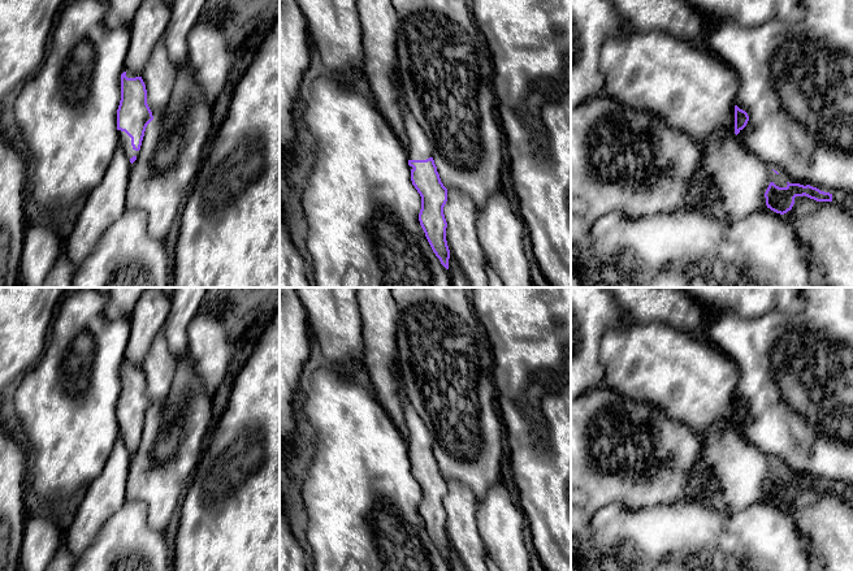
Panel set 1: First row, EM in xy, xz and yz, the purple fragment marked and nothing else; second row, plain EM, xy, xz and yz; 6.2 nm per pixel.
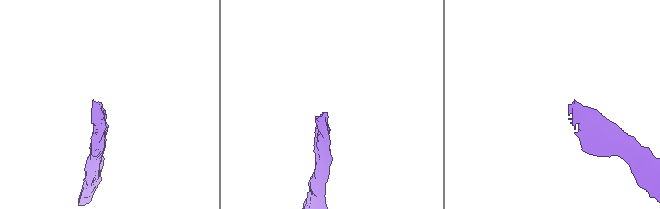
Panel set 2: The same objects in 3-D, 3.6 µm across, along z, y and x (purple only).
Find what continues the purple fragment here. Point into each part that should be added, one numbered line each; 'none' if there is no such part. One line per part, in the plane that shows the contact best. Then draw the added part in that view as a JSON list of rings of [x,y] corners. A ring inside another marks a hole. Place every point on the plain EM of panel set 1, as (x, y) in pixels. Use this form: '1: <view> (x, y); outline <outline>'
1: yz (691, 381); outline [[[629,316],[623,325],[605,332],[599,343],[599,362],[605,369],[601,385],[624,401],[658,407],[671,419],[680,420],[694,431],[707,431],[714,424],[737,429],[735,390],[739,368],[689,332],[662,323],[638,323]]]

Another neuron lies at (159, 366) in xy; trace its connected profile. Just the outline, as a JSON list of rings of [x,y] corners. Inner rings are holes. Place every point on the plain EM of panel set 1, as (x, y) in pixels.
[[[164,330],[155,337],[143,363],[147,395],[153,410],[166,401],[177,369],[178,358],[168,347]]]

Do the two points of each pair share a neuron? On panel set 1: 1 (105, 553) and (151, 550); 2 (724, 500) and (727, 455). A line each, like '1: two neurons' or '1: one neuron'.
1: one neuron
2: one neuron

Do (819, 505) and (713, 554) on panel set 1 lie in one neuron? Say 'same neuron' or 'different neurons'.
different neurons

